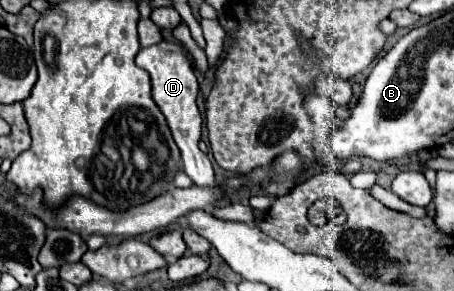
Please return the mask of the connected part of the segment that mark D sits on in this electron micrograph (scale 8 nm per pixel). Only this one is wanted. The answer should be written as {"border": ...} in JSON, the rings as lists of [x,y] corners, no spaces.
{"border":[[[161,41],[157,45],[145,47],[137,53],[135,63],[145,69],[151,75],[151,85],[153,85],[153,101],[165,115],[169,129],[173,133],[173,139],[177,147],[181,149],[183,157],[183,171],[193,179],[195,185],[217,185],[215,183],[215,173],[211,167],[209,157],[199,149],[199,139],[201,139],[201,113],[197,107],[197,77],[193,73],[191,61],[187,59],[183,47],[173,41]]]}

